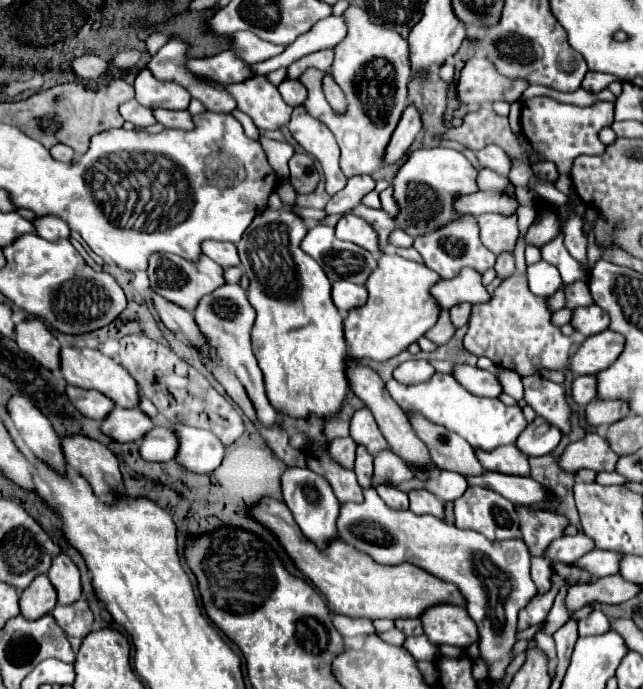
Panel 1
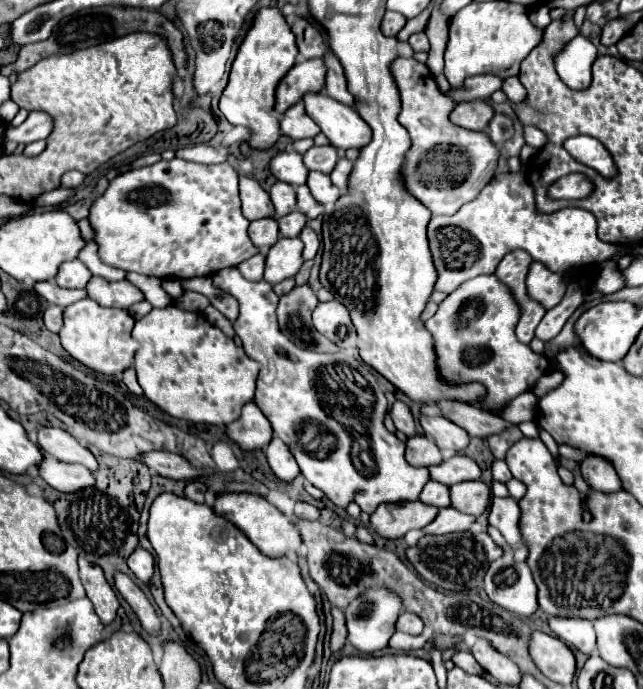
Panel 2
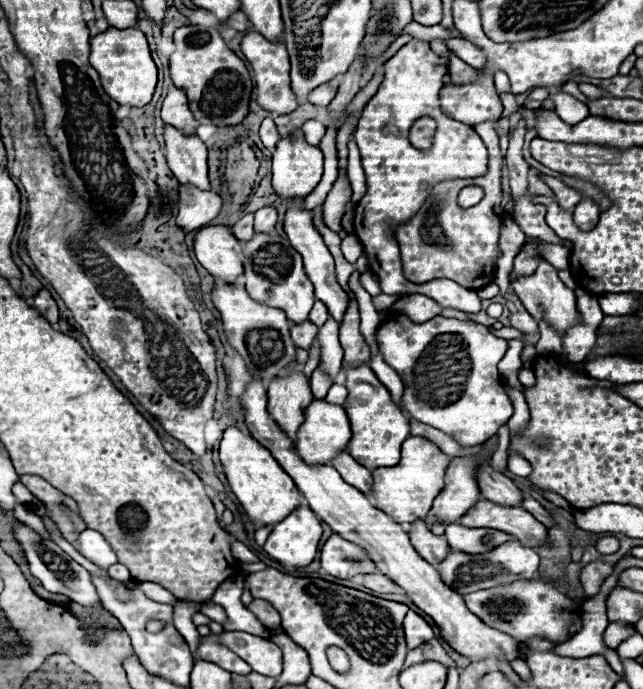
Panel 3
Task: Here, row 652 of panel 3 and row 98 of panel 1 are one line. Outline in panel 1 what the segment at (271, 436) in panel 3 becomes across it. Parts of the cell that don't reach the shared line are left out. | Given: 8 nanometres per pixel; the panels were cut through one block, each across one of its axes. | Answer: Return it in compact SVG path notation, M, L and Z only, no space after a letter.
M472 58L460 72L458 98L462 104L476 108L496 100L506 100L508 104L520 100L522 92L528 88L528 80L506 78L488 58Z

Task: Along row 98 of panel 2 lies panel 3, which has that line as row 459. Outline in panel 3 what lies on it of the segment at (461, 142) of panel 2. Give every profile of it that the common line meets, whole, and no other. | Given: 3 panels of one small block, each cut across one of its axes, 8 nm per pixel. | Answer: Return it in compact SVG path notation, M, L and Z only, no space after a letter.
M408 436L402 444L402 460L392 468L376 468L374 476L374 506L386 512L398 524L408 524L416 518L424 518L440 490L444 488L444 476L450 464L450 456L444 454L424 436Z

